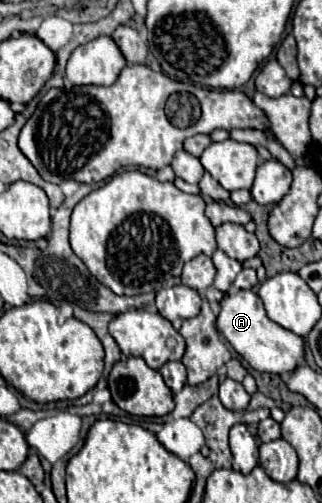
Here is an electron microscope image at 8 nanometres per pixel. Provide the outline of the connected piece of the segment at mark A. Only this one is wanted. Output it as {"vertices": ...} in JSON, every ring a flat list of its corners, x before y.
{"vertices":[[239,290,237,294,225,294,219,302,221,310,215,320,217,332,235,348,235,352,249,362,257,372,289,374,303,358,303,338,281,328,267,318,261,298,253,290]]}

